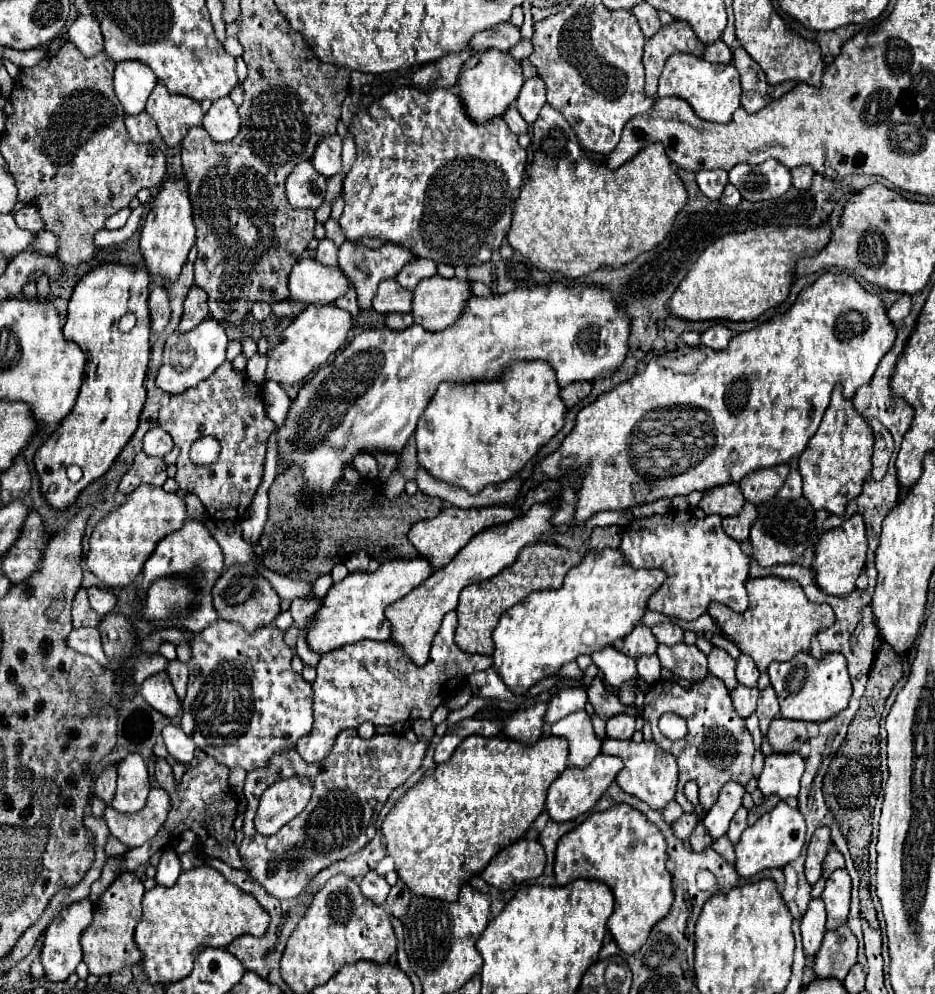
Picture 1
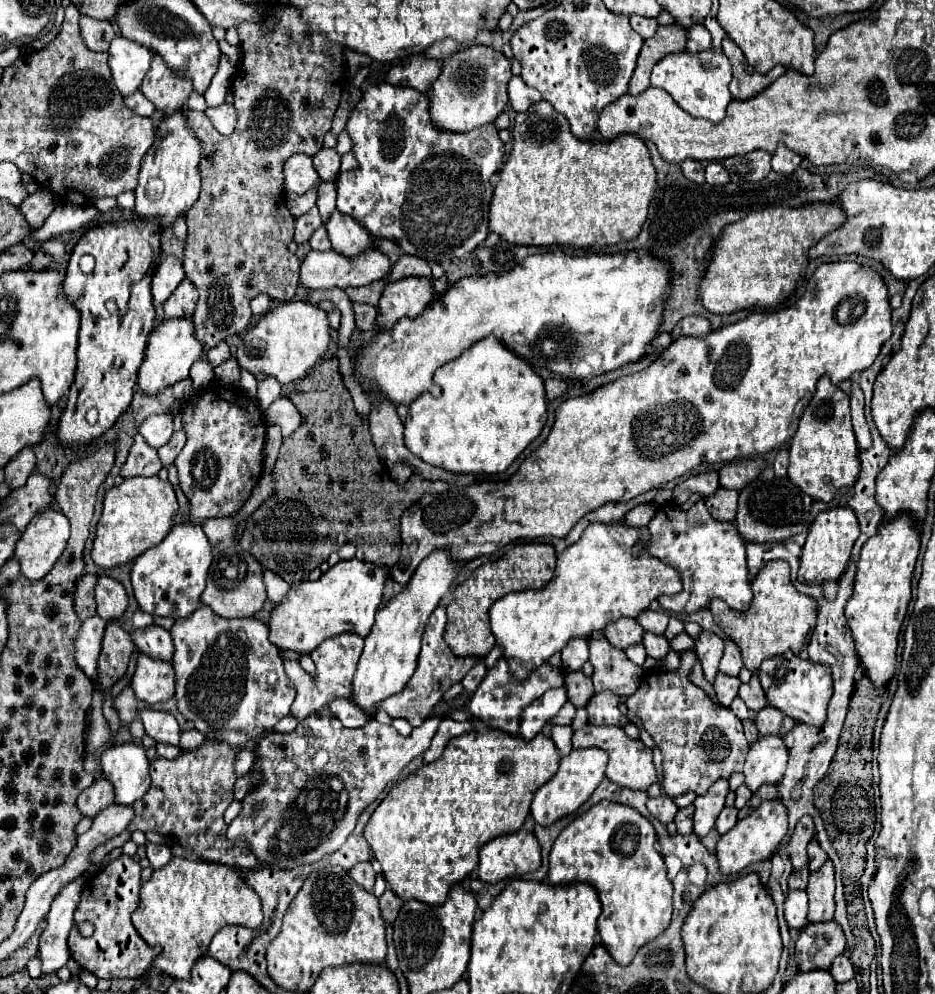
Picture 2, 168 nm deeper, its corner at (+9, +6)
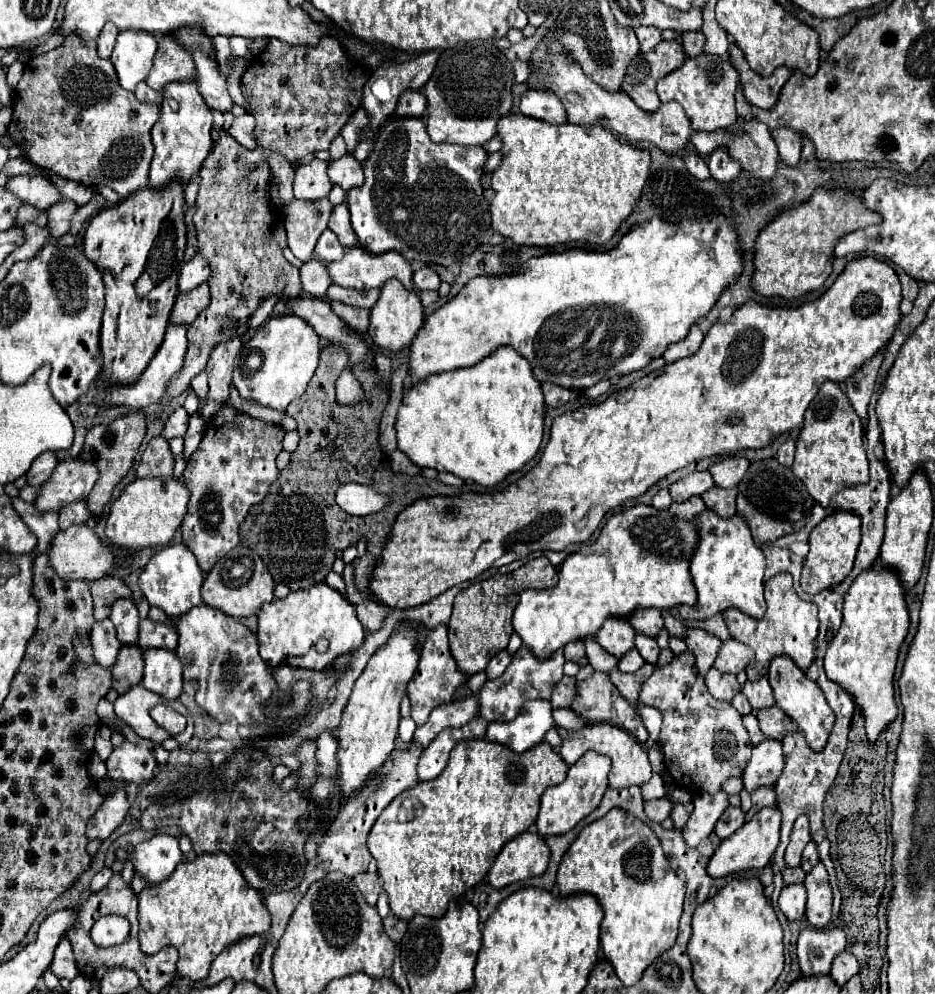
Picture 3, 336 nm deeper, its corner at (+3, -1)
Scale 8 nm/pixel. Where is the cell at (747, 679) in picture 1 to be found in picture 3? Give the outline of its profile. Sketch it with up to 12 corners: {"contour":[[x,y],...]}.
{"contour":[[733,638],[721,644],[713,666],[739,674],[749,664],[749,648]]}

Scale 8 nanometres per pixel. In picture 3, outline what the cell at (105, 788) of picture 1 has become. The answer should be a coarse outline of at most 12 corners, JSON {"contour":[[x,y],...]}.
{"contour":[[123,790],[107,796],[87,826],[89,840],[107,840],[129,810]]}

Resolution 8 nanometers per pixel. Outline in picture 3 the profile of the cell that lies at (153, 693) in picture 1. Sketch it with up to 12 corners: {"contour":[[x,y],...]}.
{"contour":[[147,648],[143,686],[175,700],[183,662],[171,650]]}

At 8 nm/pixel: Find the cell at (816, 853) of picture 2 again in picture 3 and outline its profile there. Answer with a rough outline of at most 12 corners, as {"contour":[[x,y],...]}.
{"contour":[[811,842],[803,848],[801,868],[809,872],[817,864],[817,844]]}

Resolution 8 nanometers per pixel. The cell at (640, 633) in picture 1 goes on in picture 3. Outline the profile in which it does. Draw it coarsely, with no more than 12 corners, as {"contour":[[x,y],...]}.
{"contour":[[607,618],[595,640],[613,656],[633,648],[625,618]]}

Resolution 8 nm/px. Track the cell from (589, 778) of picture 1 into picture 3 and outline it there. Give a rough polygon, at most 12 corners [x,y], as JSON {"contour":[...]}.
{"contour":[[587,752],[545,790],[537,828],[565,834],[607,790],[611,762]]}

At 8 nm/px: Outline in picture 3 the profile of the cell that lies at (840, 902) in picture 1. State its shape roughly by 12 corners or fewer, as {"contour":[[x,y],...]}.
{"contour":[[817,862],[805,876],[811,926],[831,920],[831,886]]}

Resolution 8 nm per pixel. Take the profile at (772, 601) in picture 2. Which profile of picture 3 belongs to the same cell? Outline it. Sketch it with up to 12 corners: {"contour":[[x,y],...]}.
{"contour":[[791,574],[765,582],[761,620],[729,608],[731,636],[755,652],[749,680],[775,656],[801,670],[815,660],[817,606]]}

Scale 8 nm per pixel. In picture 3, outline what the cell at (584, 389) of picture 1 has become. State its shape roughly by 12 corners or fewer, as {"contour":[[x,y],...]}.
{"contour":[[541,382],[545,404],[549,408],[563,406],[571,400],[557,384]]}

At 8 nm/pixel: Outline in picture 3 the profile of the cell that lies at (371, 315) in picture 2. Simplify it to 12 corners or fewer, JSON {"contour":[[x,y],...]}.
{"contour":[[341,304],[341,318],[367,332],[369,310]]}

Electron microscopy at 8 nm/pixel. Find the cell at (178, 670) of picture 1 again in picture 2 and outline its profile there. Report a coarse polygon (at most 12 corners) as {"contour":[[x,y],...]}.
{"contour":[[151,625],[135,631],[141,653],[167,663],[173,659],[169,631]]}

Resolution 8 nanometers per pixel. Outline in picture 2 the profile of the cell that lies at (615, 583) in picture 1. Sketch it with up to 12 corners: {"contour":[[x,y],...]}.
{"contour":[[591,523],[541,589],[489,611],[515,679],[681,591],[633,557],[639,529]]}

